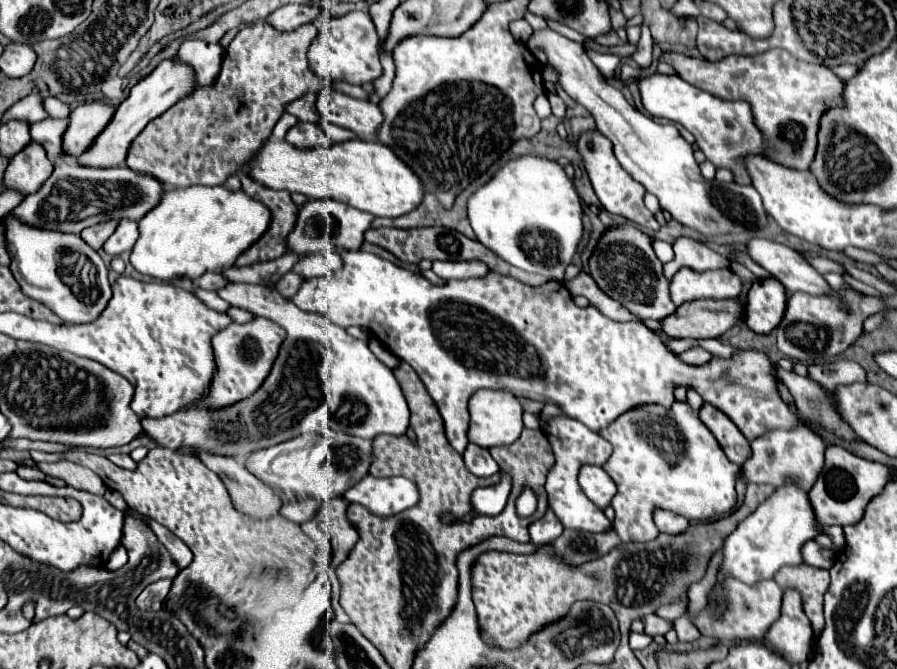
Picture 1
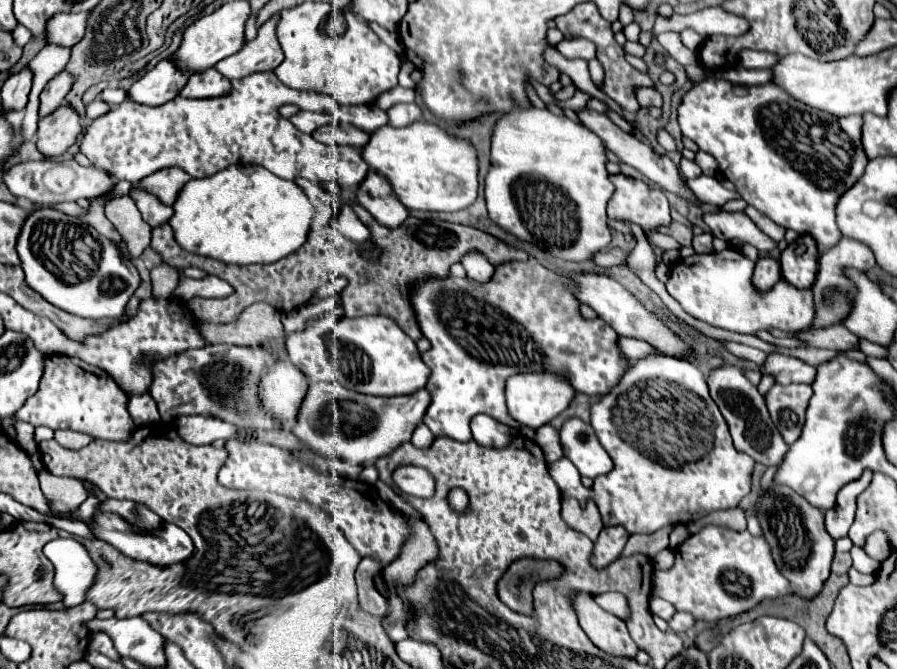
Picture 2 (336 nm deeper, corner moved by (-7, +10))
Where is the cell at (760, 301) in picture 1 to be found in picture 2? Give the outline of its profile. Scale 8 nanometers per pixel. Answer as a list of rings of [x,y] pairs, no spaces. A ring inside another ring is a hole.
[[[801,235],[781,253],[781,275],[793,287],[807,289],[817,277],[817,243],[809,235]]]

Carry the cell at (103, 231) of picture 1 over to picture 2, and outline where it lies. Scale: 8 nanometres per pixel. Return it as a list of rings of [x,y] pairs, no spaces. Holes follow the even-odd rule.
[[[161,169],[149,177],[145,177],[143,181],[137,183],[137,187],[147,189],[149,193],[157,195],[165,205],[173,205],[179,191],[183,189],[183,185],[189,181],[189,175],[183,169]]]

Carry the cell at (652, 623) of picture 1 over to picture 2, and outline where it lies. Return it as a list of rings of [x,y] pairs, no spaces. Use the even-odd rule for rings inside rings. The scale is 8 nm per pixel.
[[[707,525],[687,537],[675,549],[675,565],[667,571],[657,569],[651,581],[651,595],[673,603],[677,611],[687,611],[701,621],[721,621],[751,611],[763,599],[783,597],[789,591],[789,581],[777,571],[763,537],[717,525]]]

